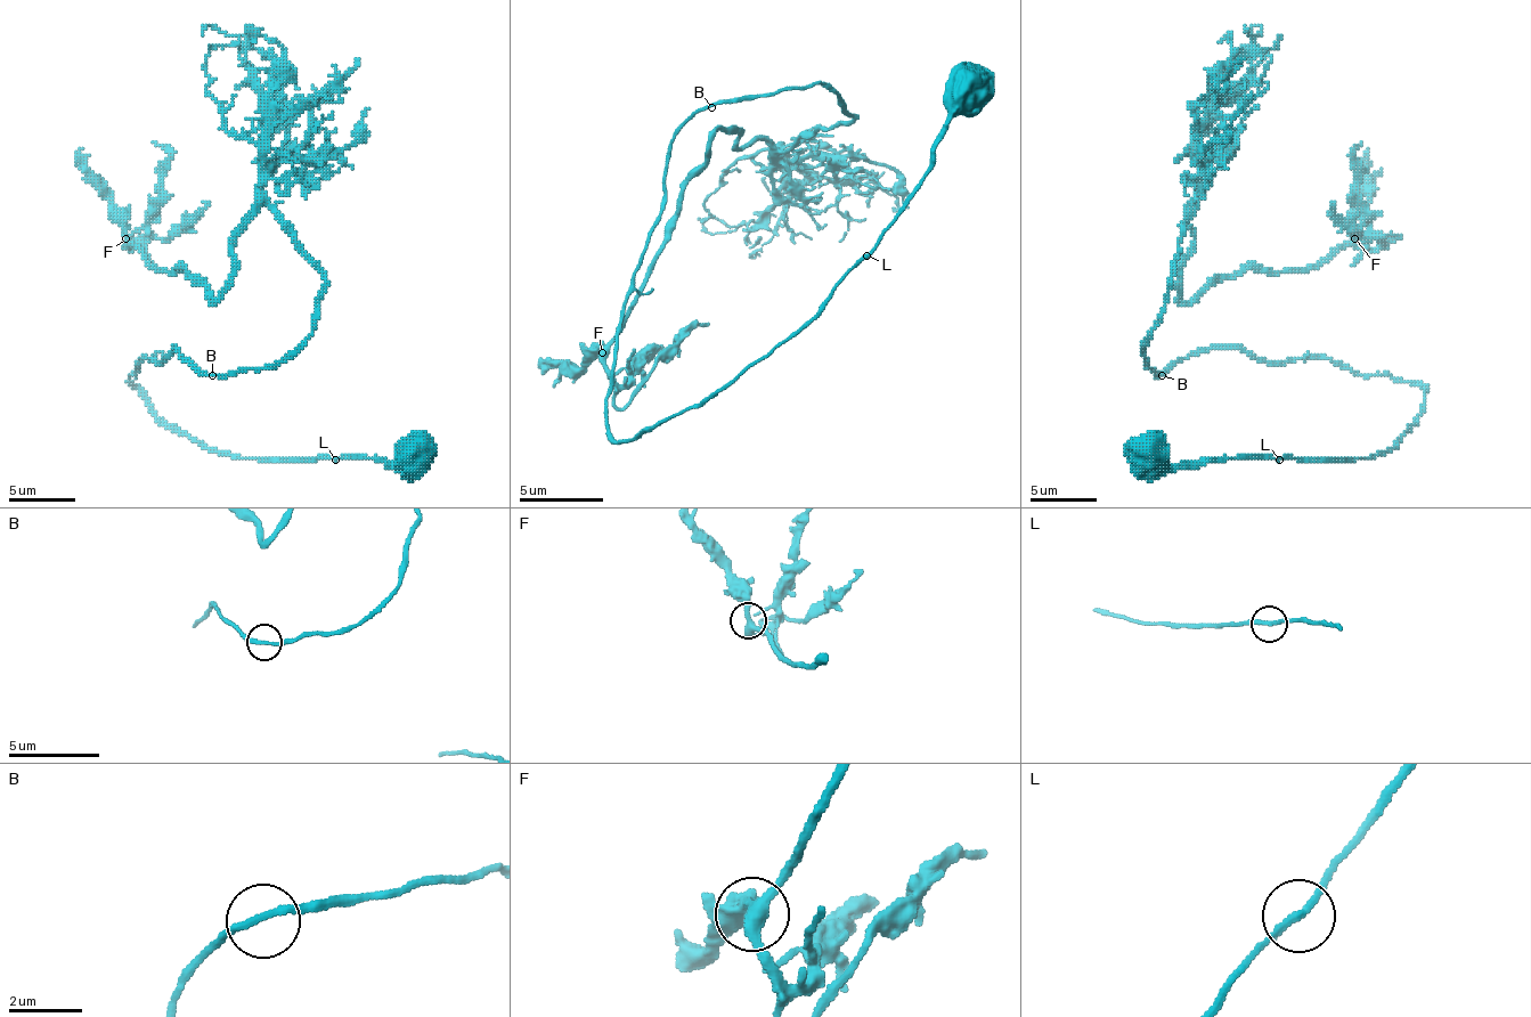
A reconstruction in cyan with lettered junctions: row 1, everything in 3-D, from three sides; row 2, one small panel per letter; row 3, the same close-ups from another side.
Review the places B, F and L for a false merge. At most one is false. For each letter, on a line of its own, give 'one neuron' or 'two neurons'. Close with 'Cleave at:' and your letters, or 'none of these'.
B: one neuron
F: one neuron
L: one neuron
Cleave at: none of these

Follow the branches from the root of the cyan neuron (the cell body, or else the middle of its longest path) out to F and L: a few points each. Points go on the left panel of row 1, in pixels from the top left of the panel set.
F: (212, 375), (279, 365), (312, 332), (326, 275), (266, 205), (212, 302), (125, 238)
L: (212, 375), (176, 348), (162, 361), (143, 358), (129, 382), (160, 418), (209, 448), (243, 458), (335, 458)

